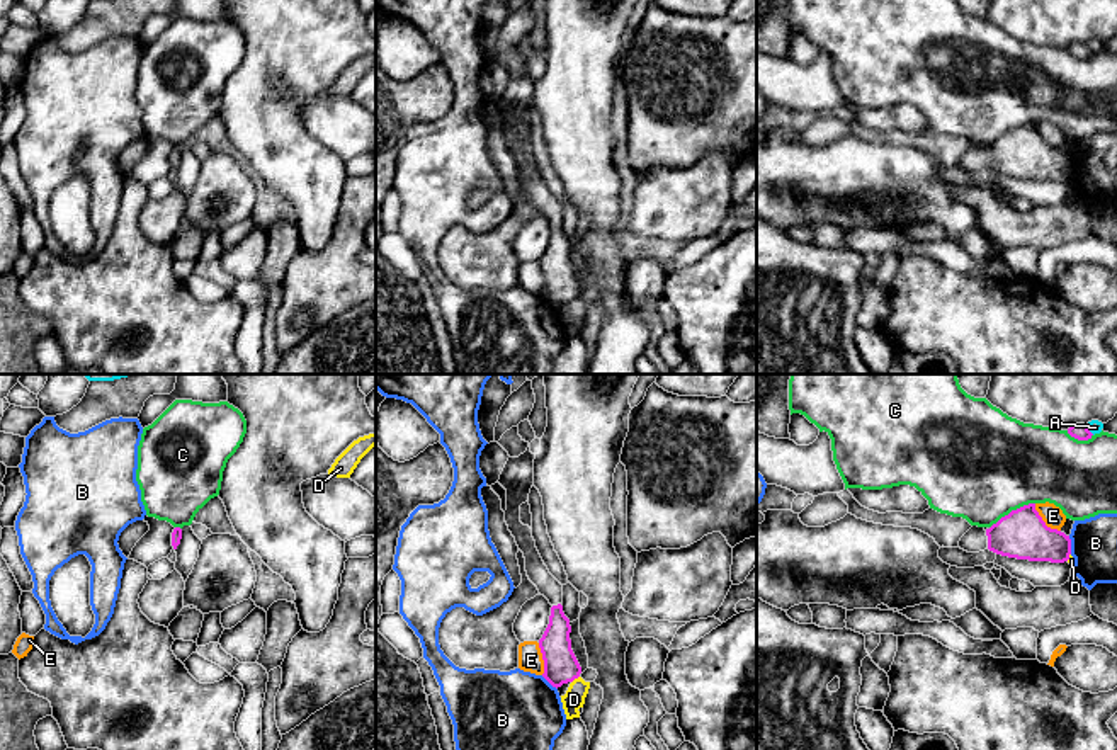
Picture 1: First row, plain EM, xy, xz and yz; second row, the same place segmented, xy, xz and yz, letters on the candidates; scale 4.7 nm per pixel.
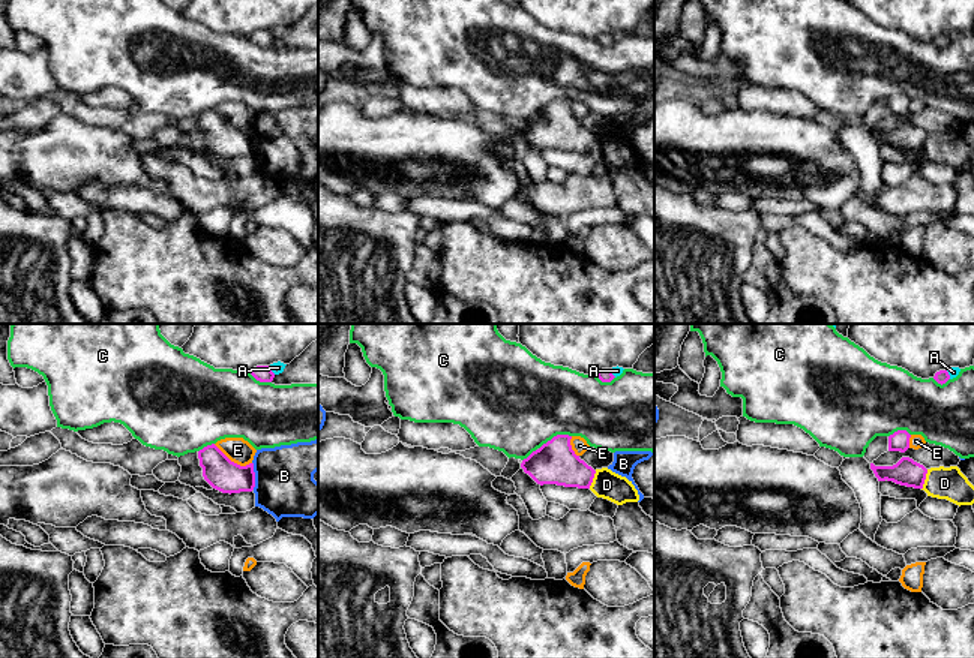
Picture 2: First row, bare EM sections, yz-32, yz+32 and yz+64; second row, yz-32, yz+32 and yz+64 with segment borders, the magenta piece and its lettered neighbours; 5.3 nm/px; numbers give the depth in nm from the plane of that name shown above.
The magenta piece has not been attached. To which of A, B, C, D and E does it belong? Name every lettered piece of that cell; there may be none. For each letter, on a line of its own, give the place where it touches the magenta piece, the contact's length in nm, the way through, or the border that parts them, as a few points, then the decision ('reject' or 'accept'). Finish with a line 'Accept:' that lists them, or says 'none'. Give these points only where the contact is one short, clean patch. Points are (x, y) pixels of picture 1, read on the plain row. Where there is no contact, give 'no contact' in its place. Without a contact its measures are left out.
A: meets magenta in yz at (1088, 50); contact 60 nm long; reject
B: meets magenta in yz at (1070, 164); contact 90 nm long; reject
C: meets magenta in yz at (1012, 130); contact 240 nm long; reject
D: meets magenta in xz at (575, 296); contact 50 nm long; reject
E: meets magenta in yz at (1043, 140); contact 180 nm long; reject
Accept: none

